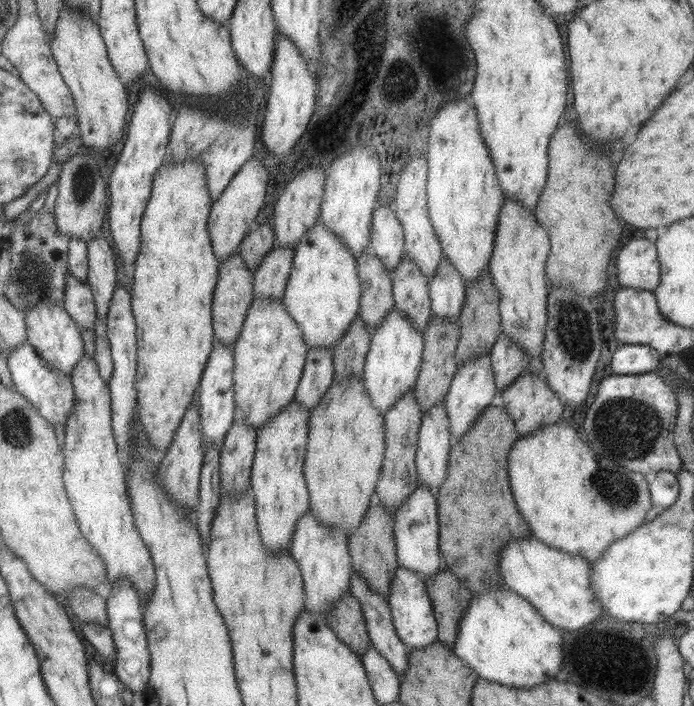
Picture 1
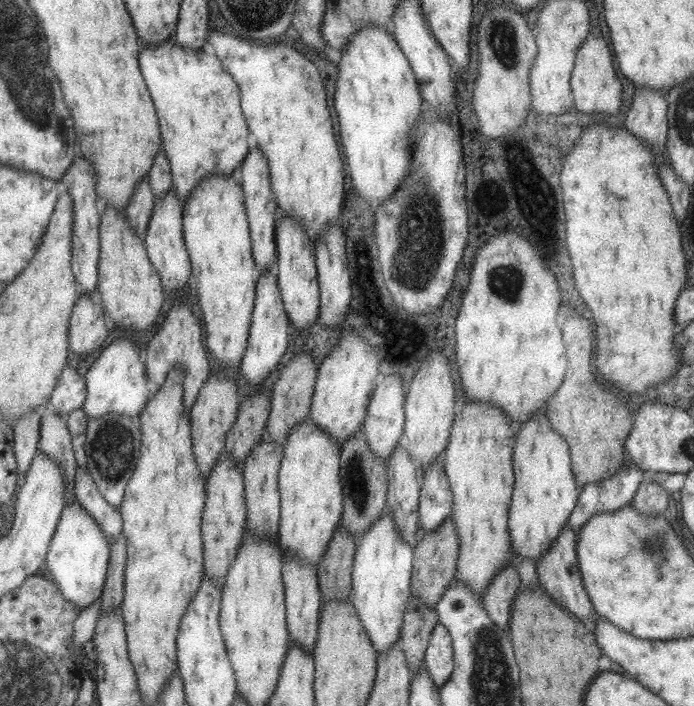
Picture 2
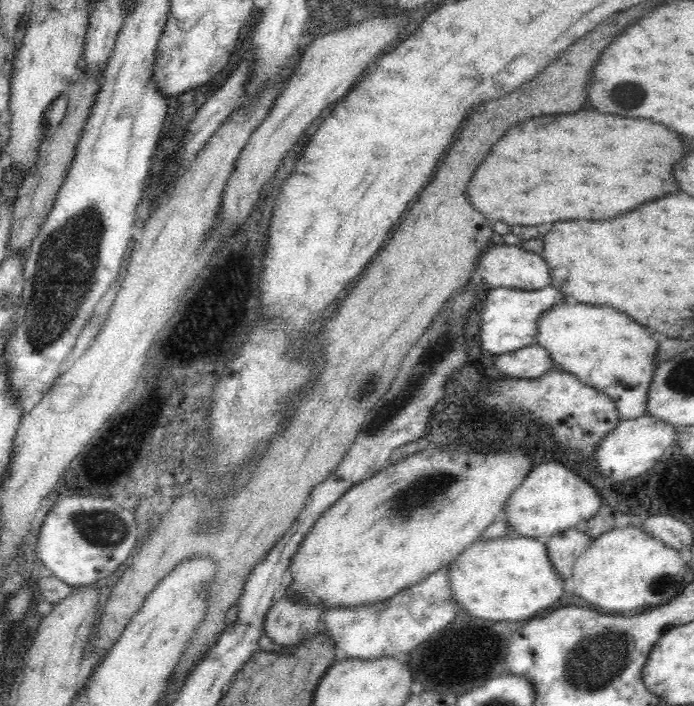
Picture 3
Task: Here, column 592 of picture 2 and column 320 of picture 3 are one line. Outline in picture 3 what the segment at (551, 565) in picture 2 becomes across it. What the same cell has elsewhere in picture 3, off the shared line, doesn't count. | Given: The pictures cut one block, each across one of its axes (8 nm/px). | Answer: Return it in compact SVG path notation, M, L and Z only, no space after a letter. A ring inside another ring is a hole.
M281 594L266 613L262 629L278 646L302 644L320 630L320 614L324 607L298 603L292 595Z

